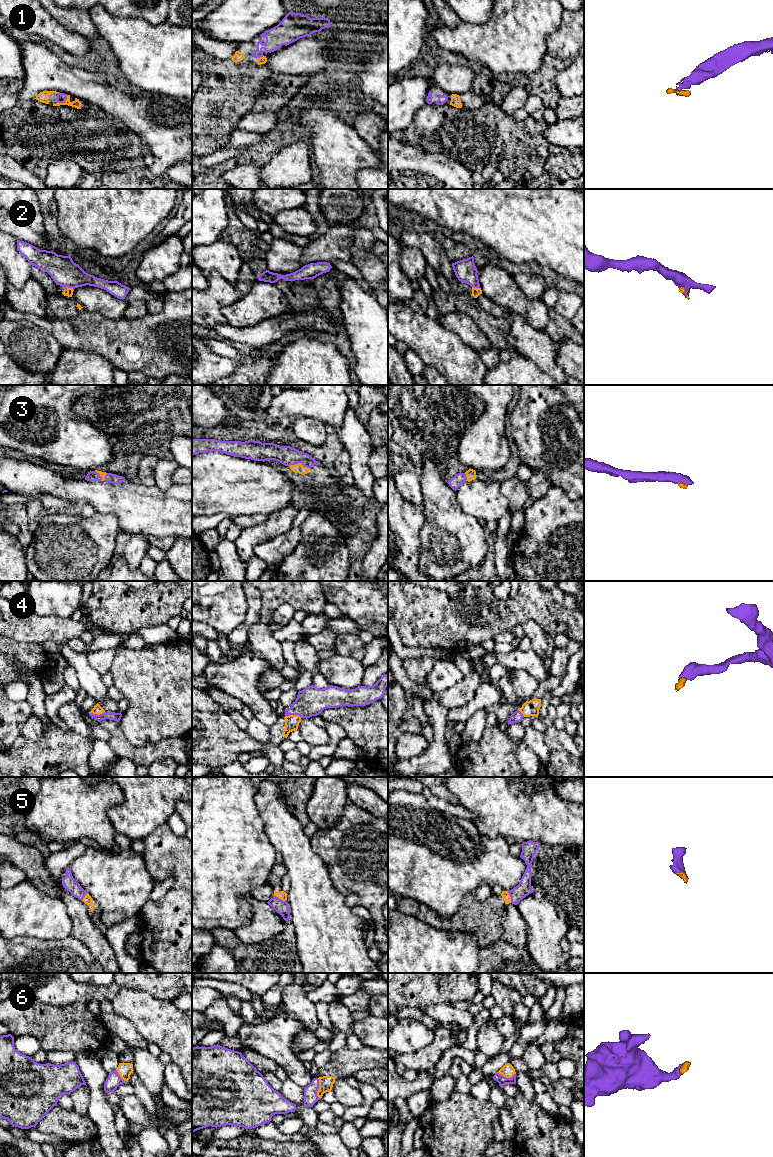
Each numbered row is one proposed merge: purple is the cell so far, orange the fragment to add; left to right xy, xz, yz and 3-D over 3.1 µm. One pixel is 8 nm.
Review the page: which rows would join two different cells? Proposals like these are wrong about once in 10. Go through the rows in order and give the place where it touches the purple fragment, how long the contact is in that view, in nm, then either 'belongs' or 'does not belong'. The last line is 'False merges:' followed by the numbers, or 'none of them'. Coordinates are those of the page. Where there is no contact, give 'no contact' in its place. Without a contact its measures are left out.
1: contact xy (63, 102); length 110 nm; belongs
2: contact xy (70, 287); length 70 nm; belongs
3: contact xz (299, 462); length 170 nm; belongs
4: contact xz (293, 714); length 140 nm; belongs
5: contact xz (280, 899); length 110 nm; belongs
6: contact xz (318, 1088); length 170 nm; belongs
False merges: none of them

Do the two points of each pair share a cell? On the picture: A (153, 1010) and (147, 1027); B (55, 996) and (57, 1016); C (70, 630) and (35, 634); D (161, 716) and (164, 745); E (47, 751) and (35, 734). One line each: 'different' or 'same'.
A: same
B: different
C: same
D: different
E: different

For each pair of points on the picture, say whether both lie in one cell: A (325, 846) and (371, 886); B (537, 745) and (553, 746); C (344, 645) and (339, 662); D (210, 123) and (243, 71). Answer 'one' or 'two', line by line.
A: one
B: two
C: two
D: one

